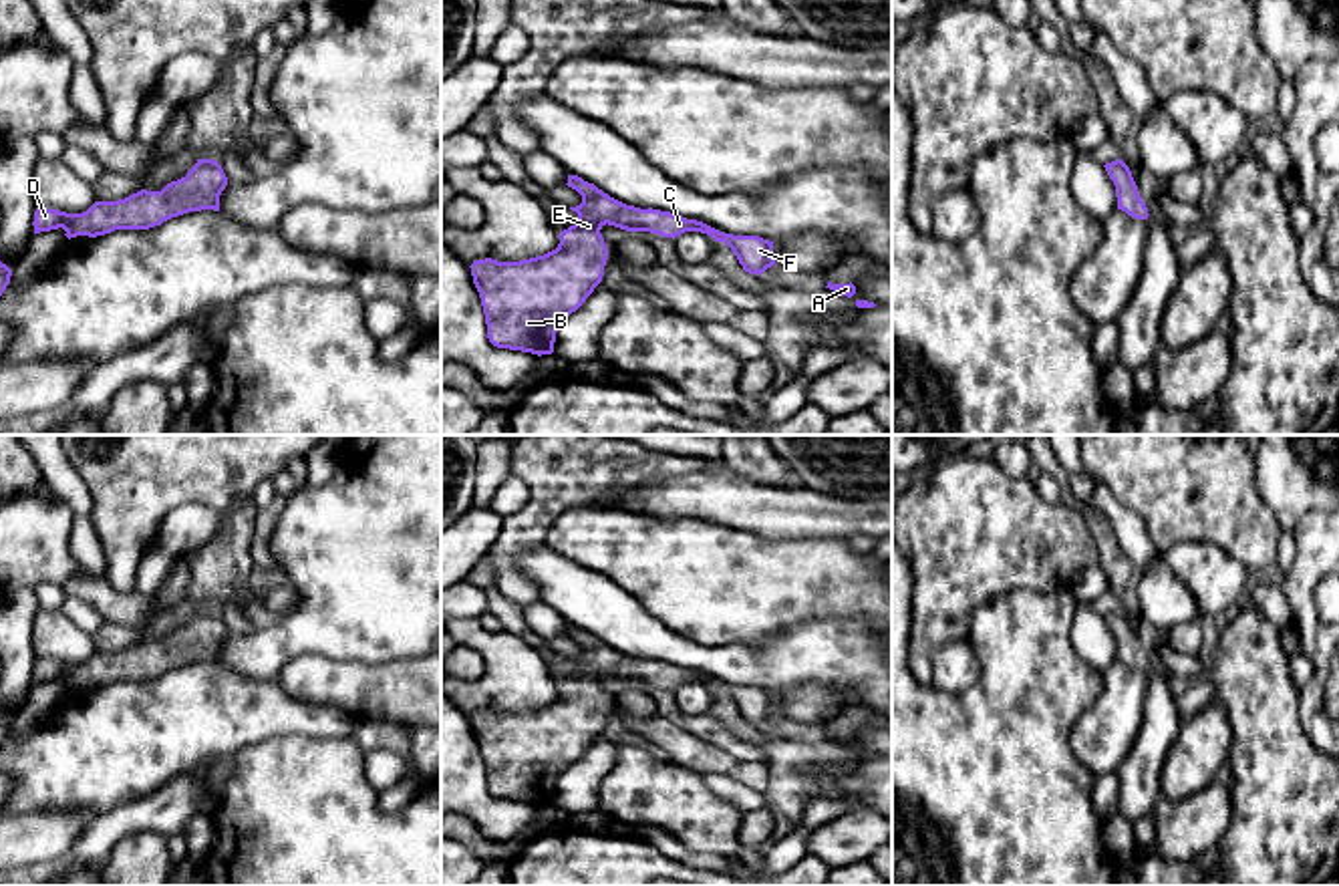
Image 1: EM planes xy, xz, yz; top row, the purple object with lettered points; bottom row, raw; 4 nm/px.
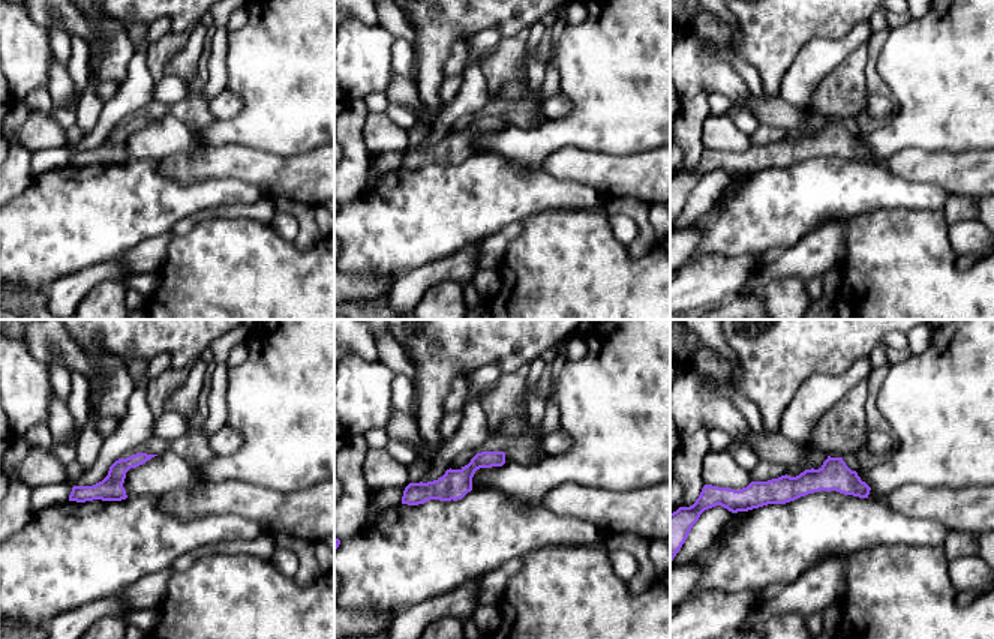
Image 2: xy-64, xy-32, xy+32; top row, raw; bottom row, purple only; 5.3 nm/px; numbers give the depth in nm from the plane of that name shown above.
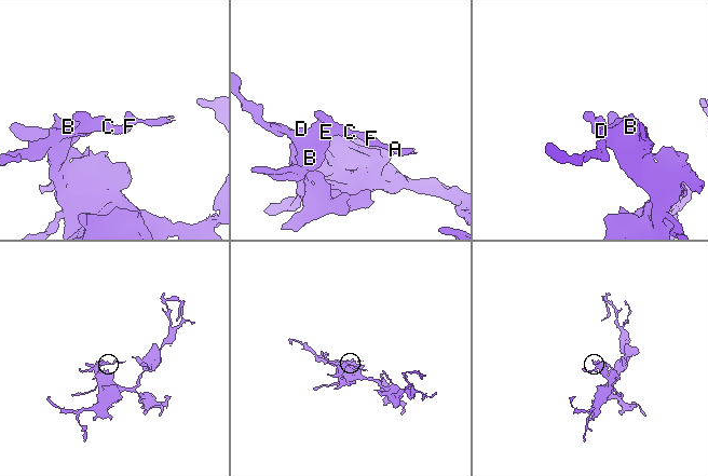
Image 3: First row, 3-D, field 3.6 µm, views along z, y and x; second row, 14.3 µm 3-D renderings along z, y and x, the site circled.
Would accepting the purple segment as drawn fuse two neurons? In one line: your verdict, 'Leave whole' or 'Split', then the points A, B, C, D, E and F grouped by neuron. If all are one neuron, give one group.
Leave whole. Groups: A B C D E F

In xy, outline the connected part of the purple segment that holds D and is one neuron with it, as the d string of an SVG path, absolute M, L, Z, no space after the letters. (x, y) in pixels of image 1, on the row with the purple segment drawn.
M197 159L185 177L167 183L161 191L141 189L125 199L95 201L83 213L36 207L32 226L34 234L62 228L68 240L97 238L115 230L149 230L189 211L219 211L226 185L228 177L217 161Z

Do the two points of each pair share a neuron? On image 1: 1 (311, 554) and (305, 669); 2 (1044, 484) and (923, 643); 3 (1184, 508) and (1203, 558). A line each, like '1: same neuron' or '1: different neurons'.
1: different neurons
2: different neurons
3: different neurons

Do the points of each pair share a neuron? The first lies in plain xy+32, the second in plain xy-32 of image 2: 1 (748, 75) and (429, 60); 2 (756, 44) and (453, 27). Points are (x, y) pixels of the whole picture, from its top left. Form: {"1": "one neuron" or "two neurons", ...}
{"1": "two neurons", "2": "one neuron"}

